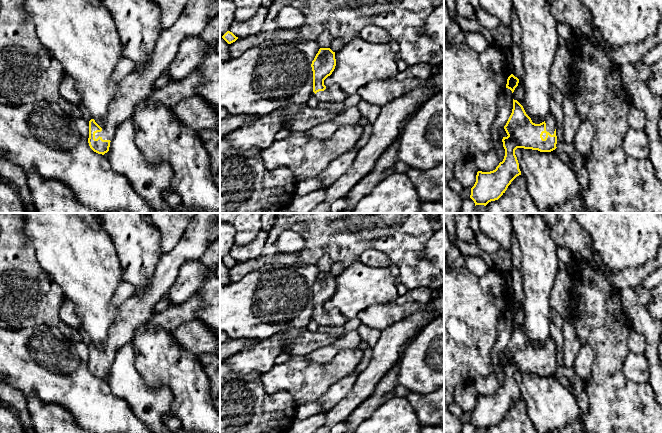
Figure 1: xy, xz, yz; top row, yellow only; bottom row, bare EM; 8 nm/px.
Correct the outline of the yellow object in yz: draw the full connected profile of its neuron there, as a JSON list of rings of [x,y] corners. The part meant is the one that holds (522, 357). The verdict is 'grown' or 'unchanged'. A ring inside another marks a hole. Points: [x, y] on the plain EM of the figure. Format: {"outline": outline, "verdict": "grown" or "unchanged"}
{"outline": [[[513,323],[512,337],[504,350],[507,361],[503,361],[505,380],[495,394],[478,395],[476,406],[471,412],[470,422],[476,429],[486,430],[498,424],[507,414],[511,406],[519,399],[519,387],[515,379],[517,372],[551,376],[557,368],[556,344],[549,338],[540,348],[532,346],[523,330]]], "verdict": "grown"}

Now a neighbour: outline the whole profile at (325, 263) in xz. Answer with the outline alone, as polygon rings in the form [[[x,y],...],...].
[[[323,256],[315,265],[320,272],[329,272],[334,262],[329,256]]]

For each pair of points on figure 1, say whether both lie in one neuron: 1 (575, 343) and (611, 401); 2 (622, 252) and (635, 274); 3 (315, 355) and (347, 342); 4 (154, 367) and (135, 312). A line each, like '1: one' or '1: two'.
1: two
2: two
3: one
4: two

